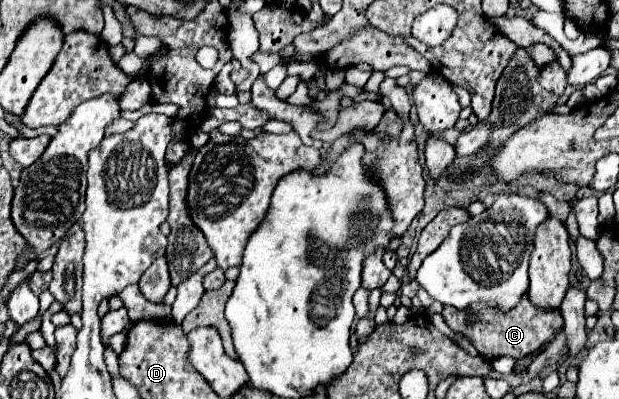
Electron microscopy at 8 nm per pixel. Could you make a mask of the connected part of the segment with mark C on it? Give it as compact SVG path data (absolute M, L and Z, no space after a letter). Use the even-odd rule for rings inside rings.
M527 296L519 302L517 308L513 308L507 314L499 314L497 310L491 310L481 304L475 304L469 310L457 310L453 306L445 306L441 314L453 332L459 332L465 338L469 338L475 350L489 360L499 356L511 356L511 358L529 356L531 352L541 350L563 328L563 316L559 310L539 310L529 302Z

